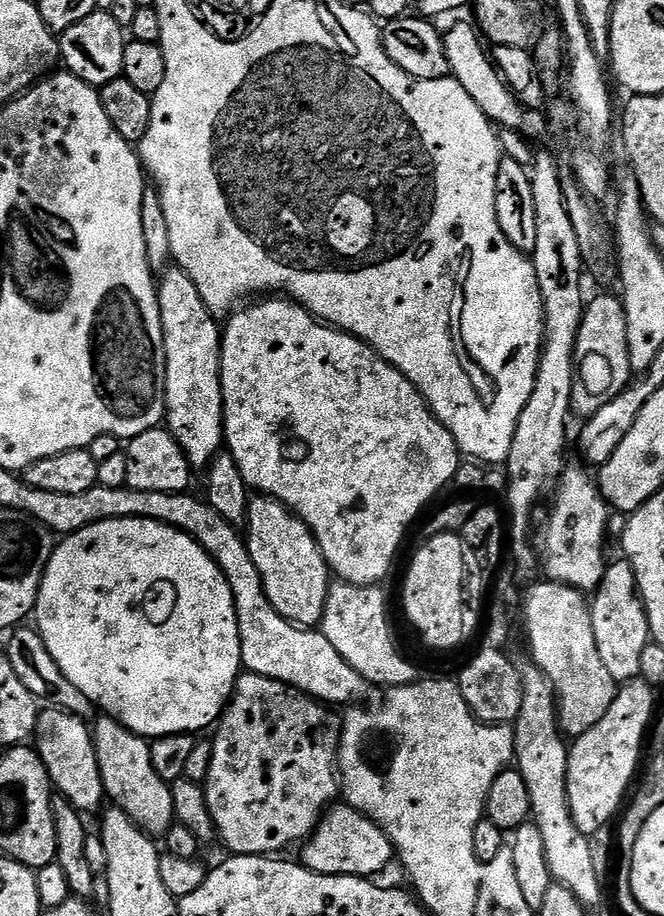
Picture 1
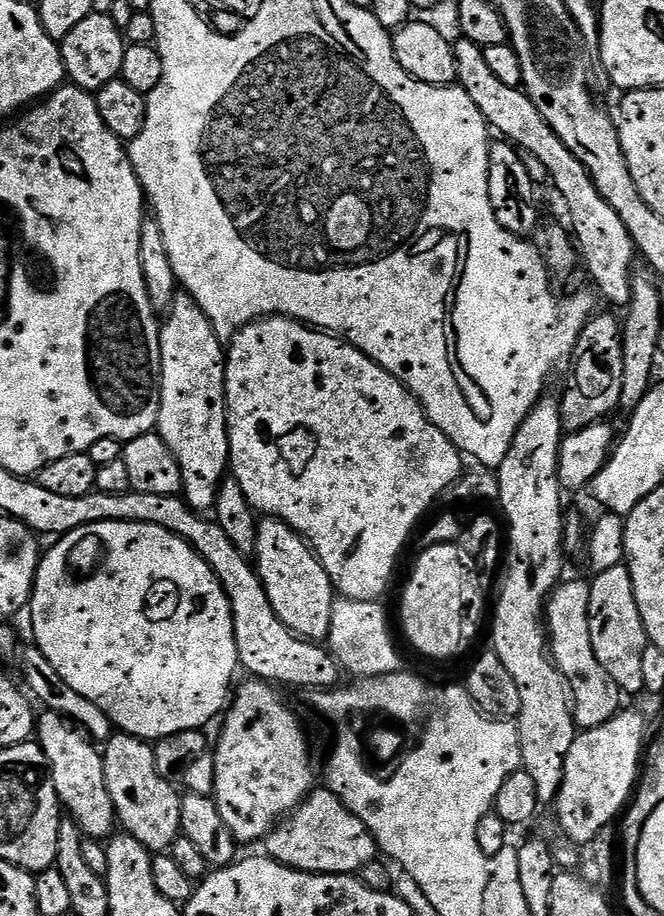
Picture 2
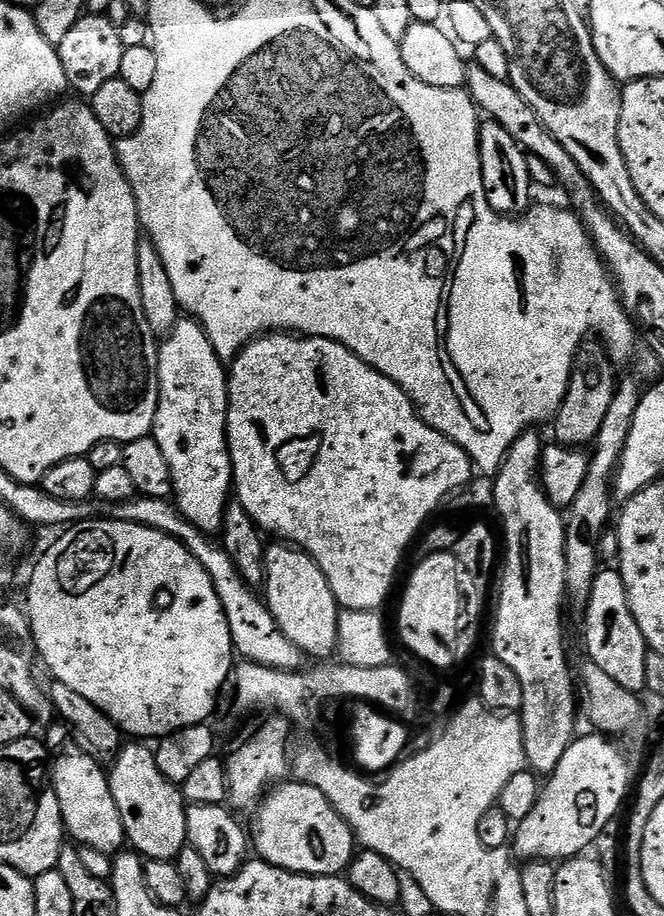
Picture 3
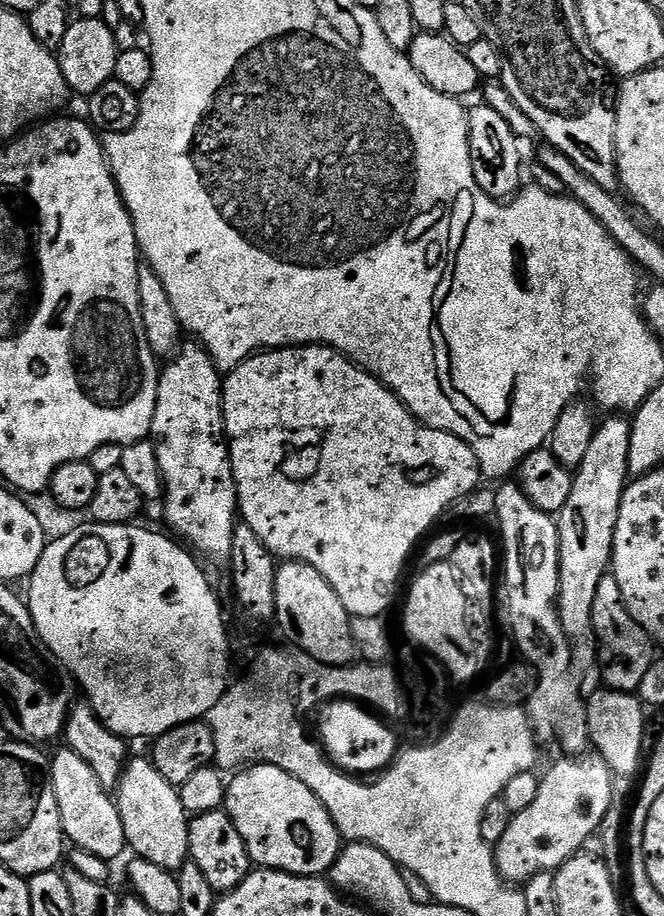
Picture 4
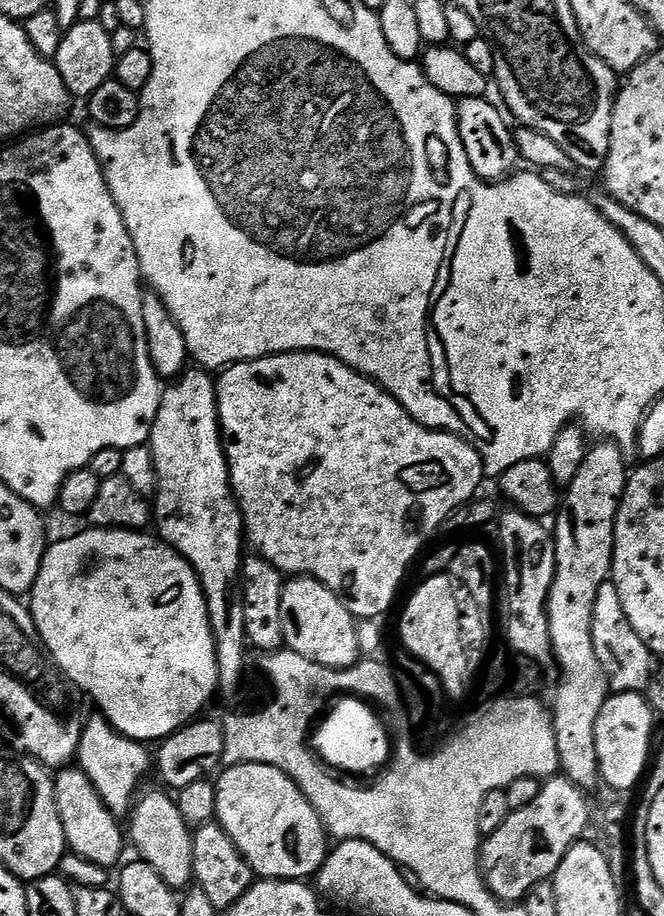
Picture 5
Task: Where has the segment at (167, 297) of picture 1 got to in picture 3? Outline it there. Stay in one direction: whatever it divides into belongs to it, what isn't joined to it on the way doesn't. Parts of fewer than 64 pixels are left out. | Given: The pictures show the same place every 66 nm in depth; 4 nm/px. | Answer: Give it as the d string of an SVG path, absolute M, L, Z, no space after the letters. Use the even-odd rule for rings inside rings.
M181 318L159 345L158 382L160 401L150 433L162 450L172 475L176 509L198 530L216 534L224 527L224 515L234 492L232 455L228 449L228 372L225 361L214 350L206 330L197 320Z

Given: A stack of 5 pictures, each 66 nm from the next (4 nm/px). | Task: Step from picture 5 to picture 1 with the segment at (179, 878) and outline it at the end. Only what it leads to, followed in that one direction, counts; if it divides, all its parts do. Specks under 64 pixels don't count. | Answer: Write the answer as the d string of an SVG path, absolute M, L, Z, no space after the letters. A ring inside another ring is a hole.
M101 715L100 721L94 724L96 741L96 757L100 763L100 773L107 799L117 808L121 808L138 825L143 832L153 838L163 837L172 829L176 818L176 807L169 781L158 778L158 770L154 770L152 761L152 745L145 737L135 736L129 728L124 728L112 716Z

